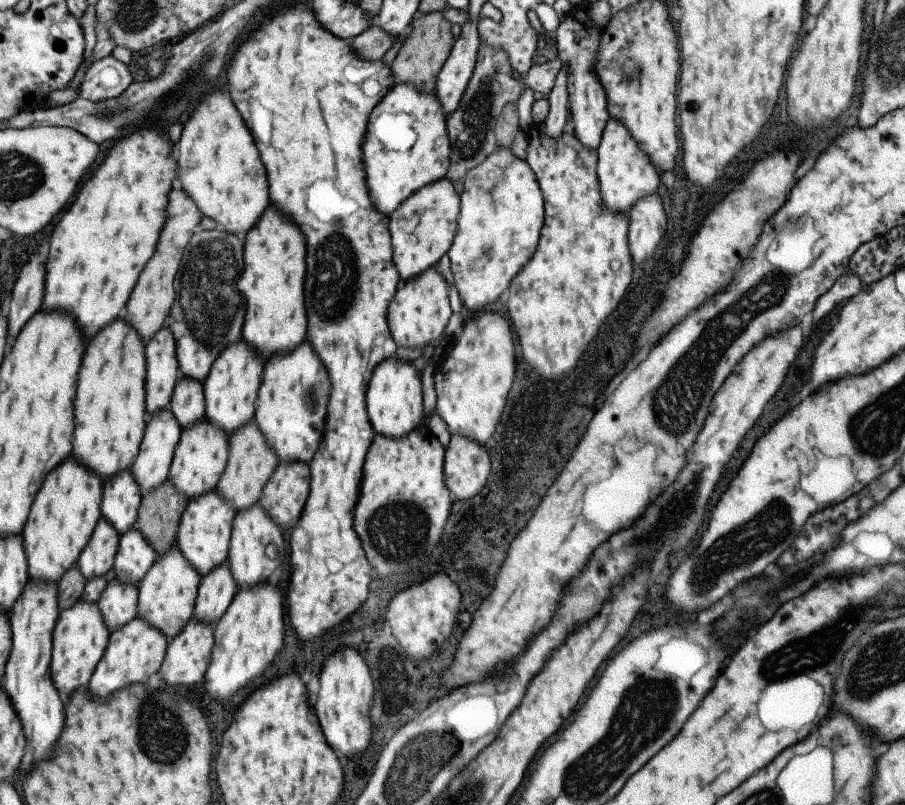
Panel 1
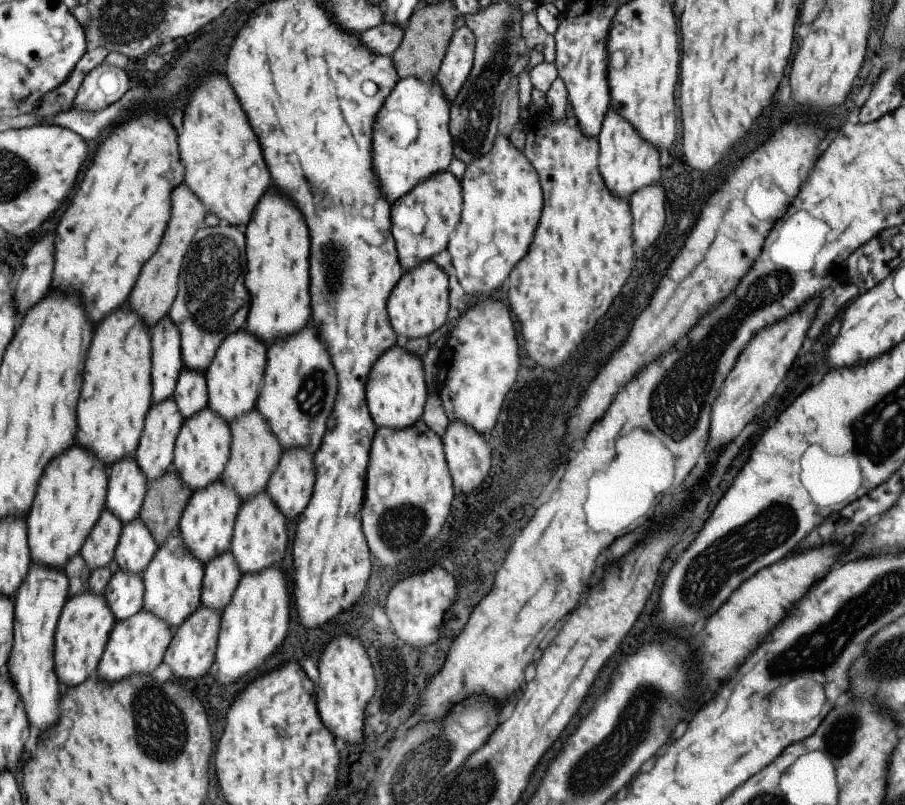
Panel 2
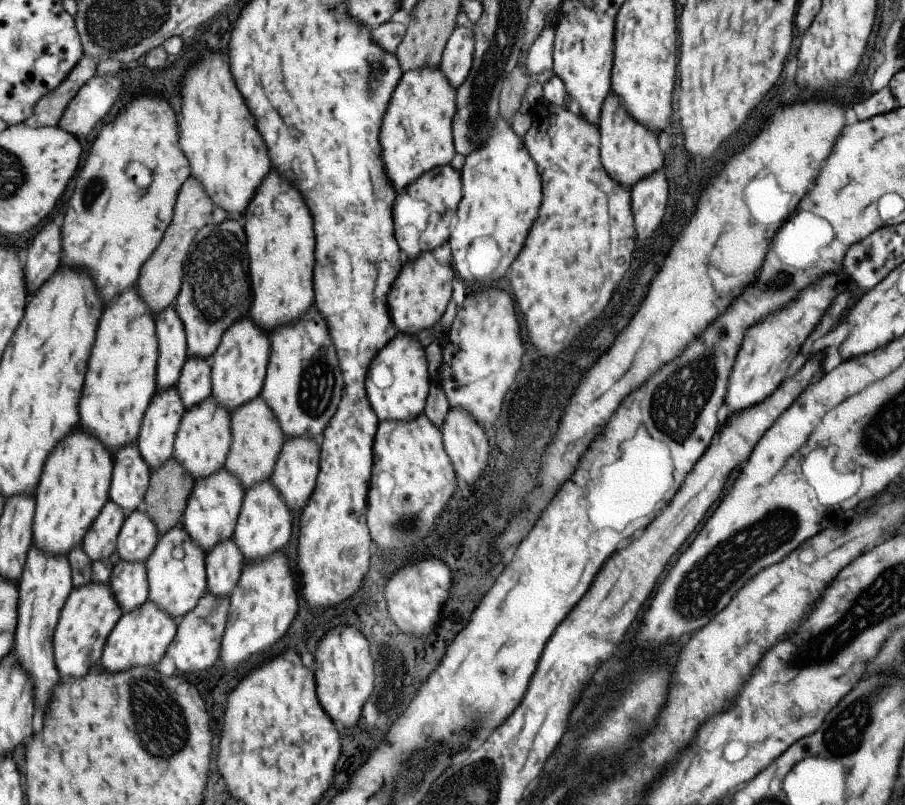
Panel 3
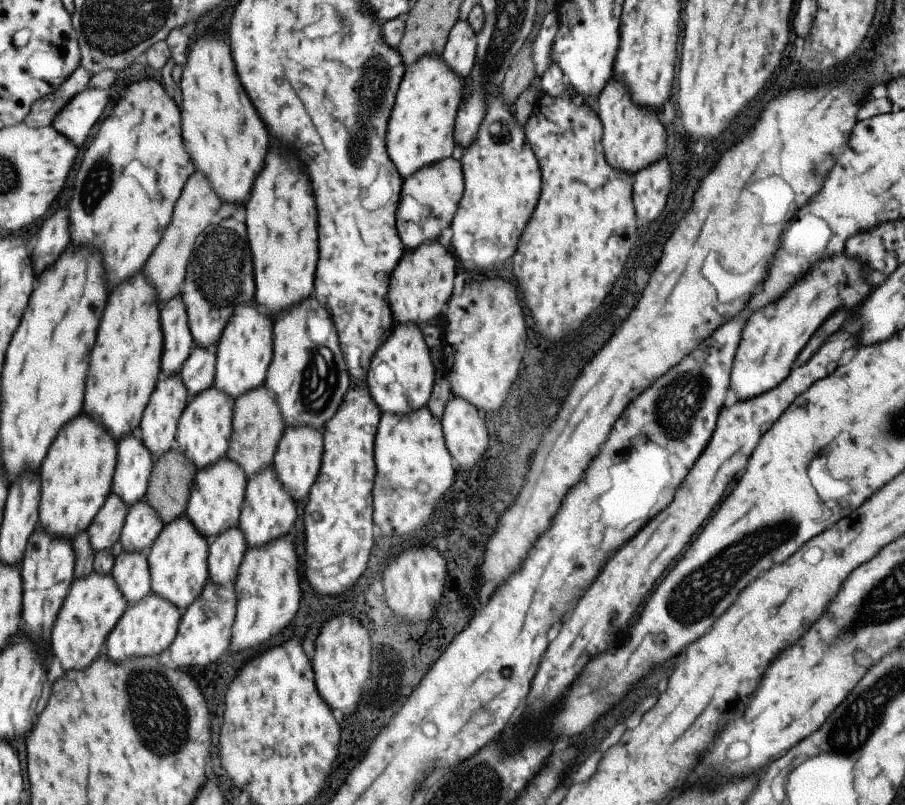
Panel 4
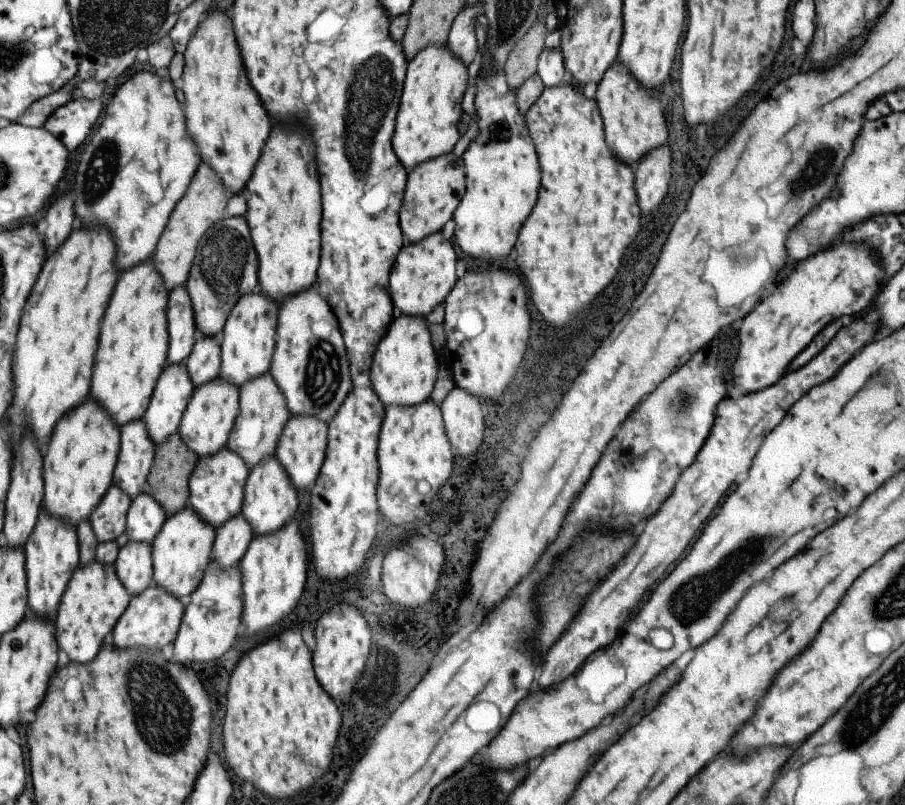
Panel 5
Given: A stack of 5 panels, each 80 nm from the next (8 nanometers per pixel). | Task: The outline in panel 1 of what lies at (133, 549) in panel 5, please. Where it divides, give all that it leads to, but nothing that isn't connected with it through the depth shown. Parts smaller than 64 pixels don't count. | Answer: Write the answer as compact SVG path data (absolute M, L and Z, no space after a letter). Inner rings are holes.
M117 579L106 583L95 604L102 614L109 632L122 627L136 616L138 587L134 584L123 584Z

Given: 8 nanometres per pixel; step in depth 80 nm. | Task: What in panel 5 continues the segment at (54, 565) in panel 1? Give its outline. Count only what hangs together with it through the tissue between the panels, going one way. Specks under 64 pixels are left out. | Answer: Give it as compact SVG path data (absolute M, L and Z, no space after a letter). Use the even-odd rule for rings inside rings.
M89 398L83 400L83 404L79 404L79 408L73 408L71 412L67 412L67 416L63 416L63 420L59 420L59 424L55 424L55 428L53 428L53 432L51 432L53 436L51 436L51 440L47 442L47 448L45 448L45 454L43 454L43 490L45 490L45 496L42 496L43 510L47 511L49 515L56 516L56 519L63 519L65 523L71 523L74 527L80 520L88 520L91 511L97 506L99 499L112 483L112 472L119 450L119 429L120 426L107 416L107 412L103 412L103 408L99 408L99 404L95 404L95 402L89 400Z

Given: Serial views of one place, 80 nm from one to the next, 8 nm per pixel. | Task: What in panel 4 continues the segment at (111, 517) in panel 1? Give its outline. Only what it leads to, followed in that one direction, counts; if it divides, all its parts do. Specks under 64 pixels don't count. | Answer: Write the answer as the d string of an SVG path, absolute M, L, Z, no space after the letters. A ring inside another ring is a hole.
M136 431L116 441L116 463L111 492L119 495L127 507L143 498L152 469L153 458Z

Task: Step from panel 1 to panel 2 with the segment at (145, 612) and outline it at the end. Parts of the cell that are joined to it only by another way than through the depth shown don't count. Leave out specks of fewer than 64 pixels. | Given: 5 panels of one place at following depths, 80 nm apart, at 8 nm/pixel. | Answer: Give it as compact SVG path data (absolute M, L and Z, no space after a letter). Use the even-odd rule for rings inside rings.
M179 532L169 535L163 544L156 547L151 560L141 572L144 586L143 609L158 616L175 630L200 605L203 567L204 564L184 545Z

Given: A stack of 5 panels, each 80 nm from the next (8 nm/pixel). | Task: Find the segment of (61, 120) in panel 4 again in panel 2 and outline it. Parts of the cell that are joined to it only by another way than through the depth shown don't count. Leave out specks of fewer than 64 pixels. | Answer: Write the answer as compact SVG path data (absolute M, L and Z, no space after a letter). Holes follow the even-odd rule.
M101 62L82 78L72 107L86 113L96 113L119 100L129 89L129 79L123 69Z

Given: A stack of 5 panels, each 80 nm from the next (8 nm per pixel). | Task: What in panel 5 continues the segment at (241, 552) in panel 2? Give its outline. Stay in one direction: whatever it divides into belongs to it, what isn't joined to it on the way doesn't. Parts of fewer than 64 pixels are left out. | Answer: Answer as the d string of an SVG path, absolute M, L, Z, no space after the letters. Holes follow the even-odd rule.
M274 455L260 460L248 471L243 489L241 514L250 524L253 535L265 535L277 531L286 525L297 510L297 490L288 479L287 473L280 466Z

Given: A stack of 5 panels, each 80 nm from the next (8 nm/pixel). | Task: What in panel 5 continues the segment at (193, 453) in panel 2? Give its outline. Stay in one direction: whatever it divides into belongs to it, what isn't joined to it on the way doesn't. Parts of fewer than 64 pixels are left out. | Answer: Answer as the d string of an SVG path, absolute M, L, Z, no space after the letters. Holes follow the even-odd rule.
M219 376L195 387L188 398L185 410L182 412L177 433L184 445L204 457L215 454L226 446L230 430L238 411L238 386L220 379Z

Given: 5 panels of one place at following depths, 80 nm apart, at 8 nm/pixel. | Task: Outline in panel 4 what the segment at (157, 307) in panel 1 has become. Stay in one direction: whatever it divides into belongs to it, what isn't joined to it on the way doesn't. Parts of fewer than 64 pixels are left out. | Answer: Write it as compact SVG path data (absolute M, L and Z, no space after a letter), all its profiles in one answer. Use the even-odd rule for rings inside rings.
M193 171L183 185L179 198L175 201L169 224L161 236L161 242L155 246L155 250L151 252L143 268L147 280L153 284L157 292L160 304L179 294L195 239L204 228L212 224L214 214L222 204L222 200L211 188L207 177L204 178L202 172Z

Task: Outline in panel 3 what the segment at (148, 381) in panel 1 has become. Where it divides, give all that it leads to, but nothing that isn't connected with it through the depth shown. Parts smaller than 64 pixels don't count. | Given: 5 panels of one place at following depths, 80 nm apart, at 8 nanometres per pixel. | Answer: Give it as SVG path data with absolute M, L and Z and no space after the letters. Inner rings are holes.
M173 305L165 307L154 317L154 329L158 344L155 367L157 392L175 386L188 352L184 324Z

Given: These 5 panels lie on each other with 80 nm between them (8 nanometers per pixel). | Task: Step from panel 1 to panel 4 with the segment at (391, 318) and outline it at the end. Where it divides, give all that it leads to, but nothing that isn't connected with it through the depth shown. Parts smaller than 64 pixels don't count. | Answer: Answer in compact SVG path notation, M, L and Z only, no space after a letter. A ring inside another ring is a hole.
M425 241L410 251L404 251L391 271L387 289L387 302L395 324L415 322L422 327L443 313L447 299L452 296L455 263L452 252L438 241Z

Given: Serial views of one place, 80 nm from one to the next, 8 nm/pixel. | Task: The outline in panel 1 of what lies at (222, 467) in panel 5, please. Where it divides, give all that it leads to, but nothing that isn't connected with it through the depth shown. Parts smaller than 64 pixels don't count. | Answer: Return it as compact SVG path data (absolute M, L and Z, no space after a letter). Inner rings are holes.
M215 489L189 500L183 509L176 530L175 546L200 576L206 575L228 557L228 542L235 513L236 510Z

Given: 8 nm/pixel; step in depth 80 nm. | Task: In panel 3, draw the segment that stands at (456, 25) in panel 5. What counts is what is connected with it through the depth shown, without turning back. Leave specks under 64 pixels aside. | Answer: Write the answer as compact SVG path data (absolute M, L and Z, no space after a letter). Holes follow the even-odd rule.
M468 24L457 25L449 35L440 56L440 71L448 80L448 85L456 89L463 80L466 79L467 73L471 68L471 61L474 55L474 34Z

